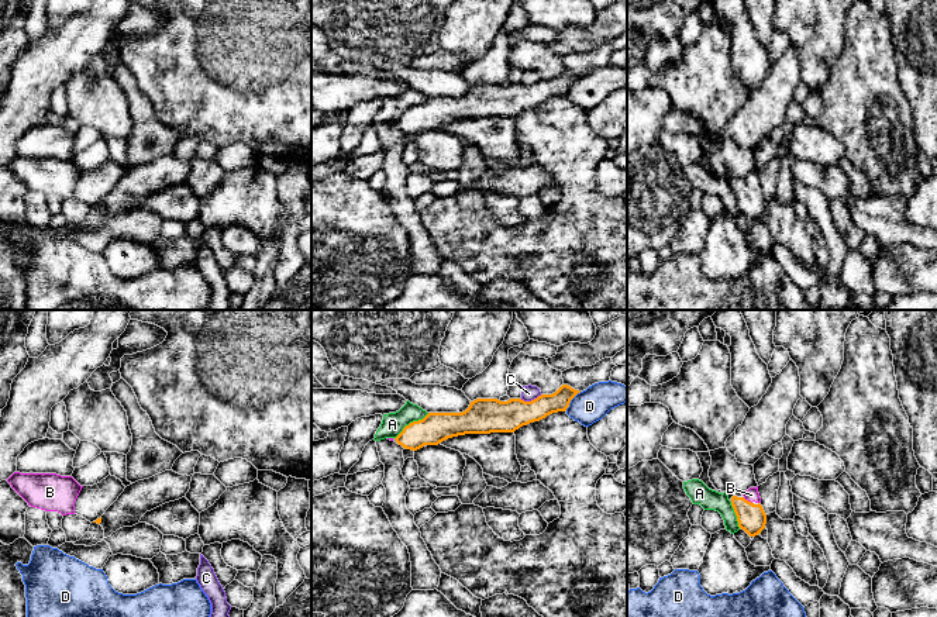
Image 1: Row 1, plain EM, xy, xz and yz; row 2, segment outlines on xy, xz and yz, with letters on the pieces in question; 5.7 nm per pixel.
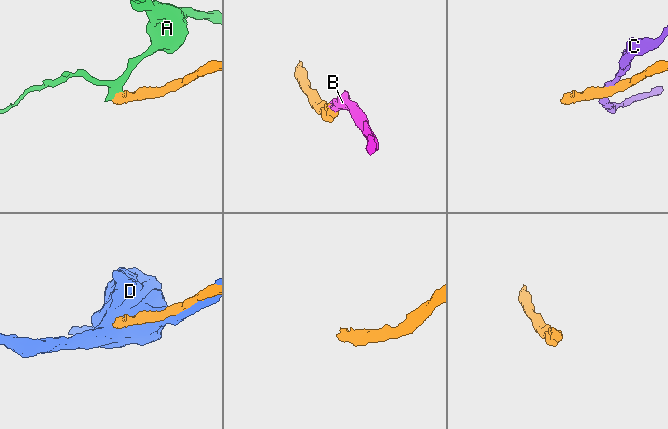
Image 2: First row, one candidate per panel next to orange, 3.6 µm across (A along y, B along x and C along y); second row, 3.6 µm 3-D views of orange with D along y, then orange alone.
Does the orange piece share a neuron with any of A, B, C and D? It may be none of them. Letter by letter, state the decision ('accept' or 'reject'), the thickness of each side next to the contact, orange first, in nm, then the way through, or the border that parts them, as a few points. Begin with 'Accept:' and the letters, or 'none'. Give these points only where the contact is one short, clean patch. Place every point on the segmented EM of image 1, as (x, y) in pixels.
Accept: B
A: reject; 180 nm thick on the orange side, 130 nm on the other; border along xz (429, 413), (422, 419), (410, 421), (395, 438)
B: accept; 160 nm thick on the orange side, 80 nm on the other; runs through yz (751, 517), (747, 513), (747, 500), (751, 495)
C: reject; 190 nm thick on the orange side, 90 nm on the other; border along xz (541, 395), (530, 400), (520, 399)
D: reject; 120 nm thick on the orange side, 190 nm on the other

